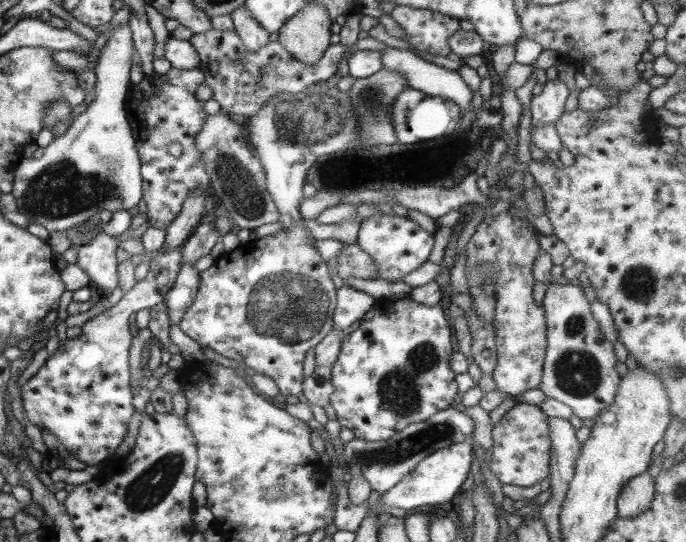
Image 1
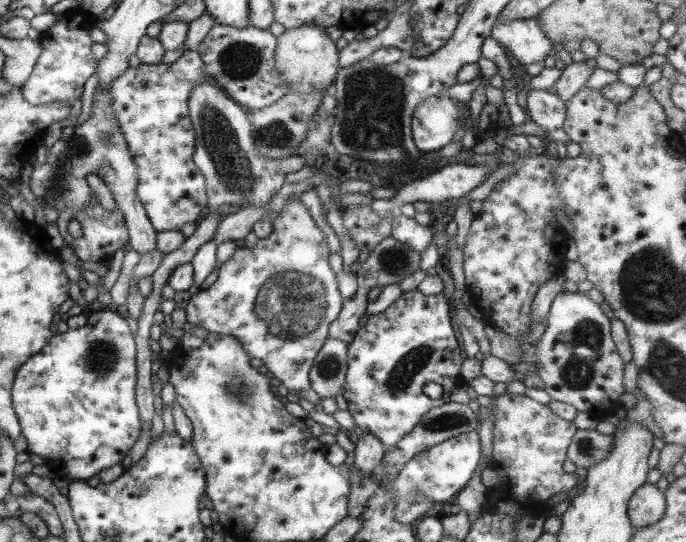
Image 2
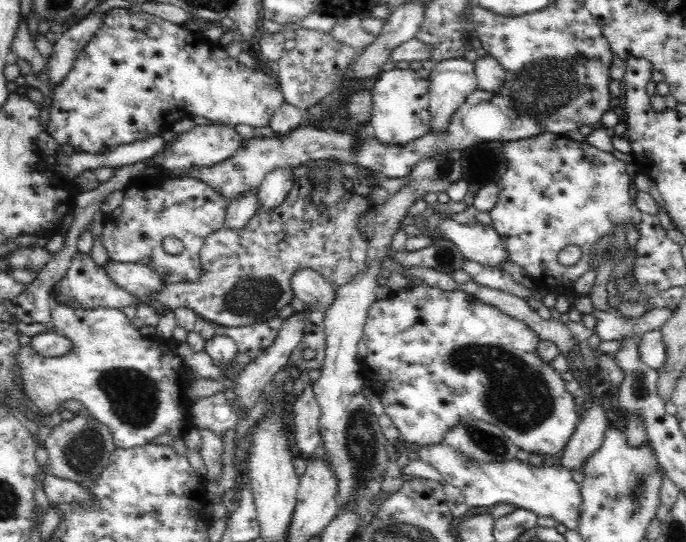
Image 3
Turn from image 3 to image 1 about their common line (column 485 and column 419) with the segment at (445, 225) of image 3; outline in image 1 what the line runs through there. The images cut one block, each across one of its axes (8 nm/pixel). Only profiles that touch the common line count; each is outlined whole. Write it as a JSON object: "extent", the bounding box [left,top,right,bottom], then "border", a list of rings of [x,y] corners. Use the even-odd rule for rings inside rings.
{"extent":[356,213,433,281],"border":[[[384,213],[369,216],[360,223],[356,243],[359,248],[369,254],[377,267],[377,278],[383,281],[399,281],[401,277],[408,275],[429,258],[429,252],[433,248],[433,237],[417,223],[407,217],[387,215]]]}

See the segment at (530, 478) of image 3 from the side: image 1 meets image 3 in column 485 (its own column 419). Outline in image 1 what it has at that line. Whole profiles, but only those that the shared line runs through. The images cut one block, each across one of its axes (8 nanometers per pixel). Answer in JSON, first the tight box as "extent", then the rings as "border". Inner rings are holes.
{"extent":[379,440,472,514],"border":[[[466,440],[425,456],[415,465],[413,471],[408,472],[397,484],[393,485],[393,488],[383,492],[379,497],[379,502],[385,504],[389,511],[404,514],[417,506],[425,506],[425,504],[431,506],[452,501],[454,497],[457,497],[459,486],[470,473],[471,455],[472,446]]]}

